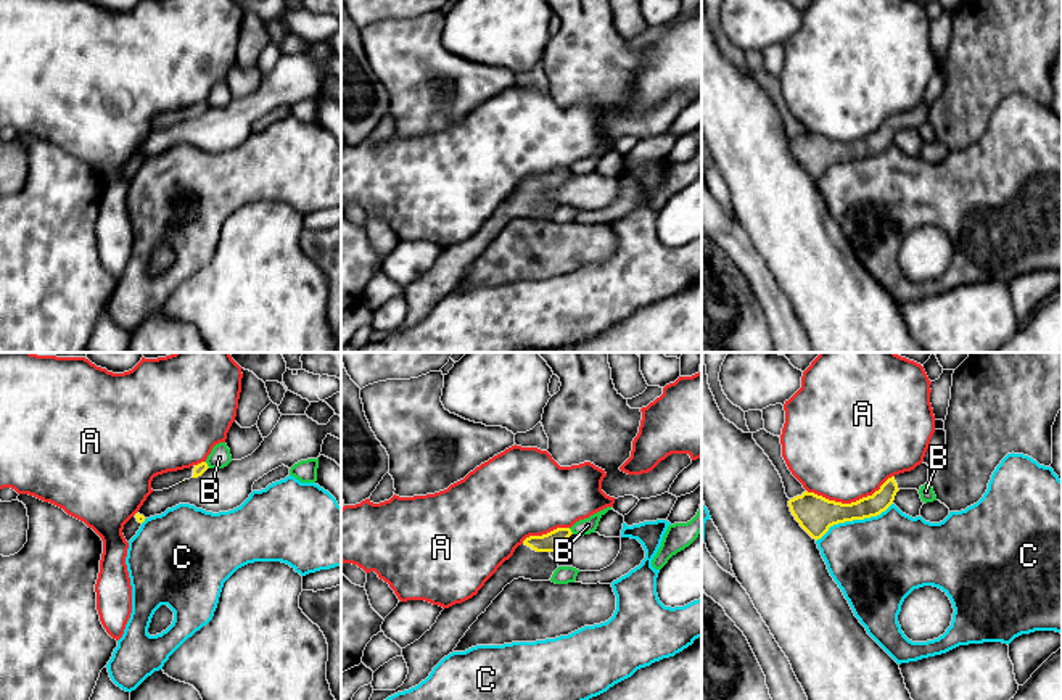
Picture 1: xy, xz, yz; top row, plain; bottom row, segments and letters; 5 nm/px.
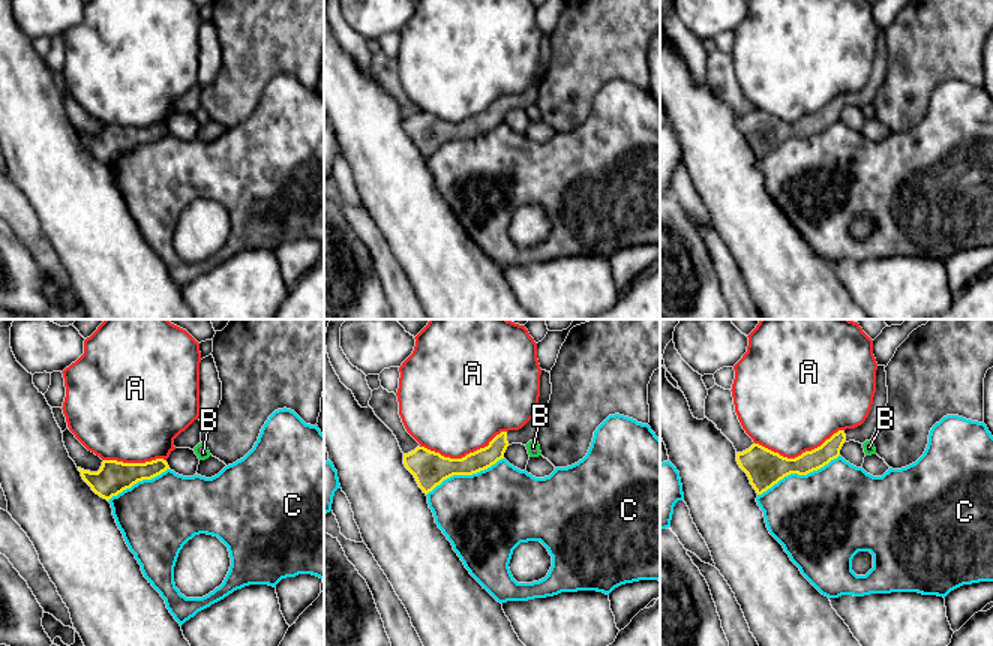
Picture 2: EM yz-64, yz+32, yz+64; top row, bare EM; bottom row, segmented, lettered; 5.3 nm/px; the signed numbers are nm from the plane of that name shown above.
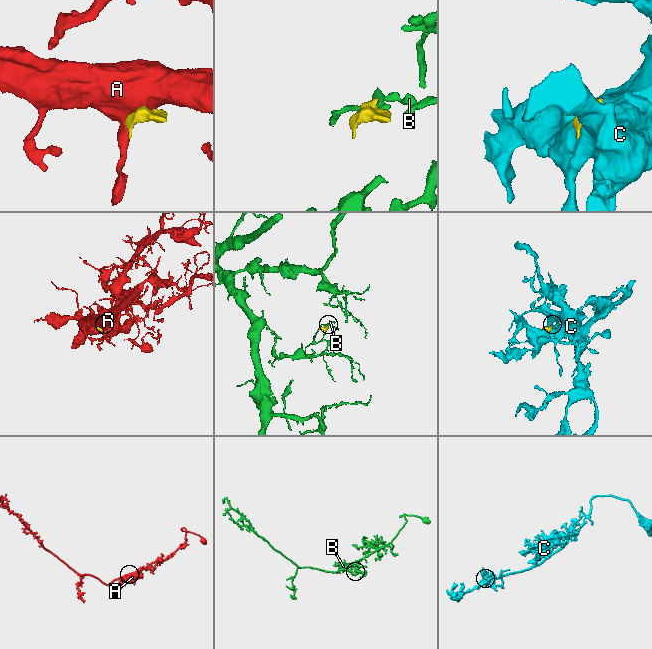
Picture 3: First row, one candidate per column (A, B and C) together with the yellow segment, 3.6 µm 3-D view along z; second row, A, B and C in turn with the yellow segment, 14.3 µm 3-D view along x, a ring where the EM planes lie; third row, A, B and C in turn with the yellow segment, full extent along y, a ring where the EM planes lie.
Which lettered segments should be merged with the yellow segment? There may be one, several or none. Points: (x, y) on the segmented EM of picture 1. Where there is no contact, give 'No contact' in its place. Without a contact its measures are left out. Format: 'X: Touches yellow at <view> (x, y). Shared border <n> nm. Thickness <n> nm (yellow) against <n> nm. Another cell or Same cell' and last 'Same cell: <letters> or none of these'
A: Touches yellow at yz (852, 502). Shared border 440 nm. Thickness 190 nm (yellow) against 480 nm. Another cell
B: Touches yellow at xy (206, 465). Shared border 40 nm. Thickness 60 nm (yellow) against 110 nm. Another cell
C: Touches yellow at yz (853, 518). Shared border 440 nm. Thickness 190 nm (yellow) against 460 nm. Another cell
Same cell: none of these

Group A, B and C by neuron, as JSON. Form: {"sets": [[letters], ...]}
{"sets": [["A"], ["B"], ["C"]]}

